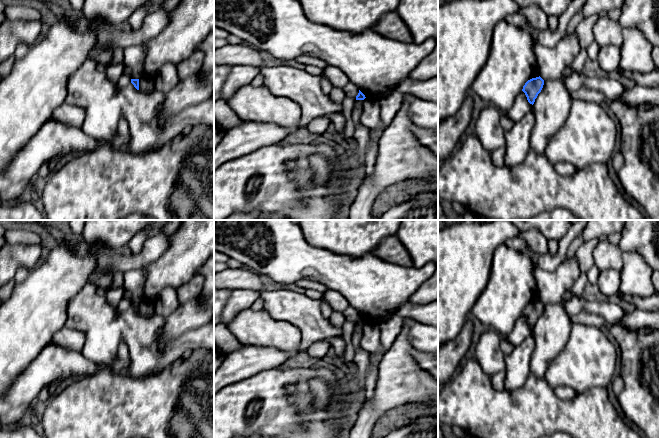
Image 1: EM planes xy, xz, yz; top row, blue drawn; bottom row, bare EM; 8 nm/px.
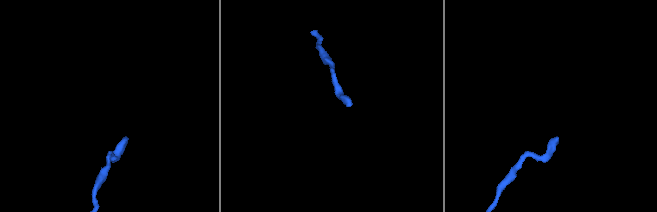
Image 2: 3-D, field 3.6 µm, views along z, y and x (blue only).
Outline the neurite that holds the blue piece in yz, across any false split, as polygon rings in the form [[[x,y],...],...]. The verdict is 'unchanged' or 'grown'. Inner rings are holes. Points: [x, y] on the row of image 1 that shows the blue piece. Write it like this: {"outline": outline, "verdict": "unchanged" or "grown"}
{"outline": [[[539,76],[528,80],[523,86],[522,91],[525,93],[530,104],[534,104],[535,99],[541,92],[544,85],[544,80]]], "verdict": "unchanged"}

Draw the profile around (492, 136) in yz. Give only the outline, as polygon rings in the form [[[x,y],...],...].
[[[486,104],[475,123],[475,134],[489,153],[506,144],[506,131],[501,126],[500,114],[496,107]]]

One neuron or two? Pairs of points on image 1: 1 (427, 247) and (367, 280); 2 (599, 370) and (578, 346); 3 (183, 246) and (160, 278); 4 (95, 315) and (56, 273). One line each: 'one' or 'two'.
1: two
2: one
3: one
4: two

